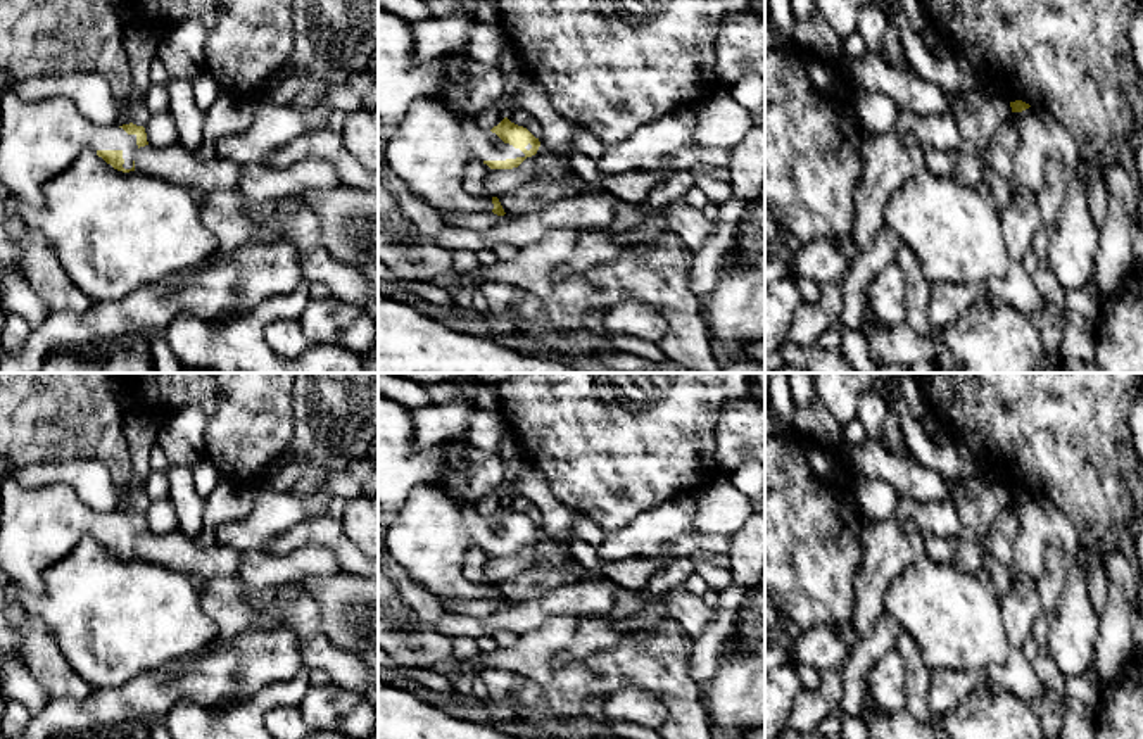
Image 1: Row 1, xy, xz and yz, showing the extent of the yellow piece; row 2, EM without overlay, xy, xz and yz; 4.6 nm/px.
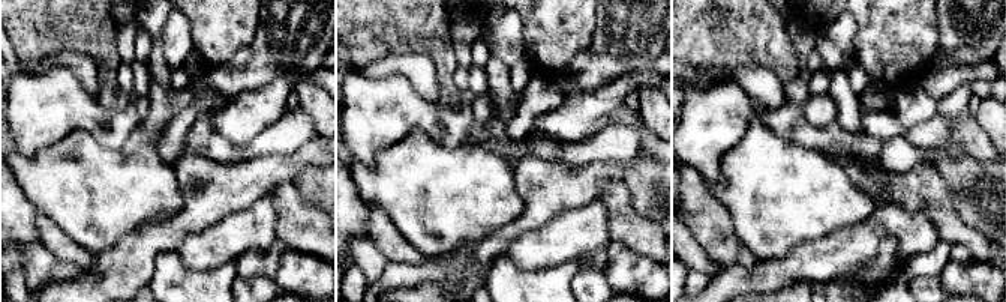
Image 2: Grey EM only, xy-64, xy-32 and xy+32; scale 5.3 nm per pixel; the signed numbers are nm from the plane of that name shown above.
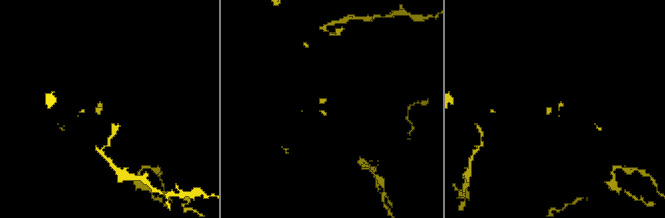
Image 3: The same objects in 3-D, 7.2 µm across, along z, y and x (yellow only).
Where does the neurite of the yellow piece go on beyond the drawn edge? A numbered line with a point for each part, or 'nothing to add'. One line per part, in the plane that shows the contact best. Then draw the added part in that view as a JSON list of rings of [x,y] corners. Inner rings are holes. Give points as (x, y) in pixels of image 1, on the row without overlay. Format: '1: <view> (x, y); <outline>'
1: xz (432, 532); [[[418,485],[382,534],[378,546],[409,577],[442,603],[492,599],[492,584],[480,585],[463,573],[470,547],[506,547],[525,544],[490,516],[456,499],[442,485]]]

